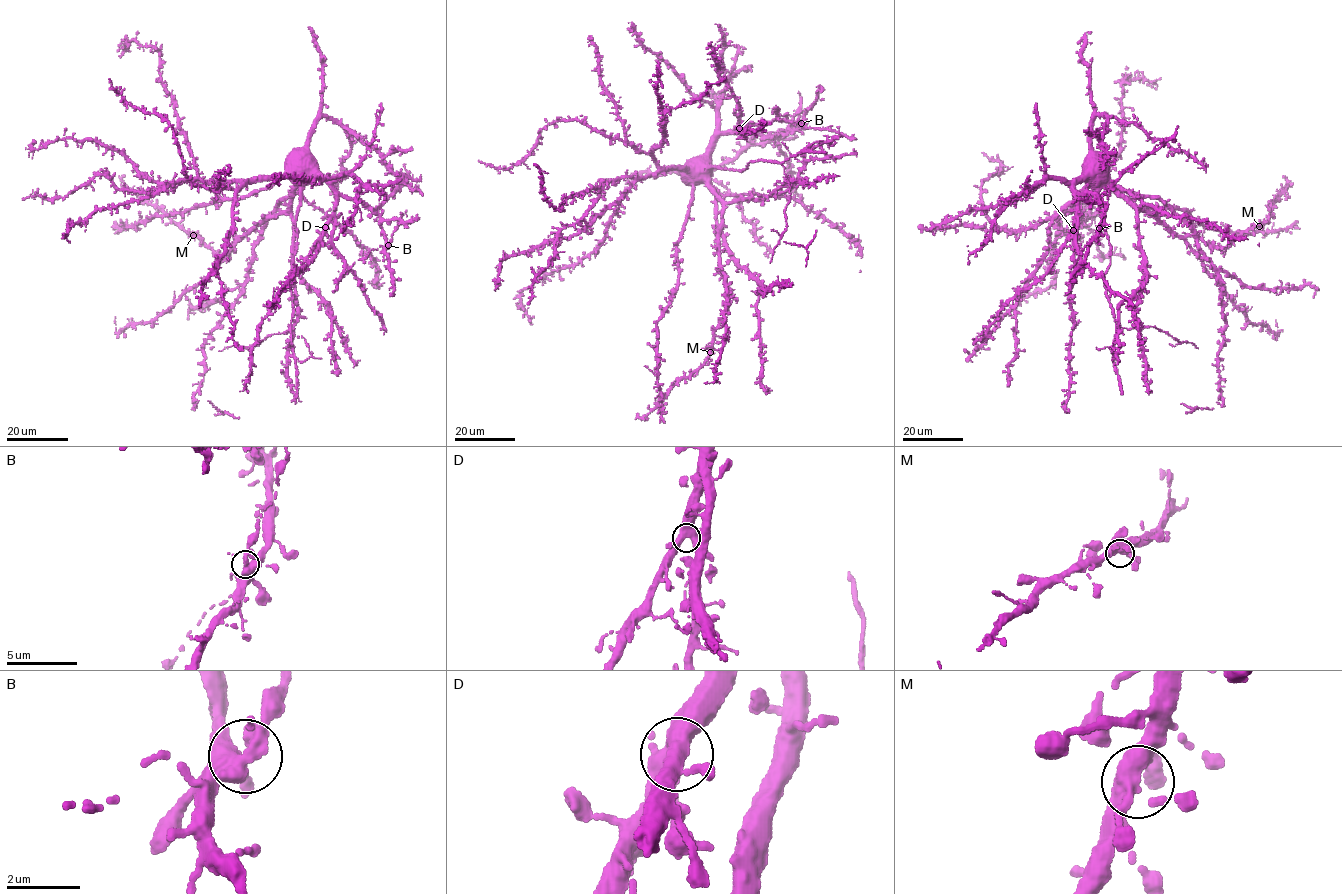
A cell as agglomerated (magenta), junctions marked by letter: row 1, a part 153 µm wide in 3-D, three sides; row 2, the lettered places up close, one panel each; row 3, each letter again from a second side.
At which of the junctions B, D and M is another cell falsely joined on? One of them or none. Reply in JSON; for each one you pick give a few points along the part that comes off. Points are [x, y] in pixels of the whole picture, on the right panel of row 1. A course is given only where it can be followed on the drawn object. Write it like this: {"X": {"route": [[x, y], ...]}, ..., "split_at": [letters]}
{"split_at": []}

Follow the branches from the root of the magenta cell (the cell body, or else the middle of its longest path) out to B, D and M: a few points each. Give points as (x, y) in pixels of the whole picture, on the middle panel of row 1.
B: (714, 187), (710, 177), (710, 153), (719, 135), (741, 131), (784, 135), (799, 129), (801, 123)
D: (714, 187), (710, 177), (713, 141), (721, 133), (732, 133), (739, 128)
M: (714, 187), (709, 184), (723, 207), (718, 248), (720, 273), (729, 299), (710, 352)

